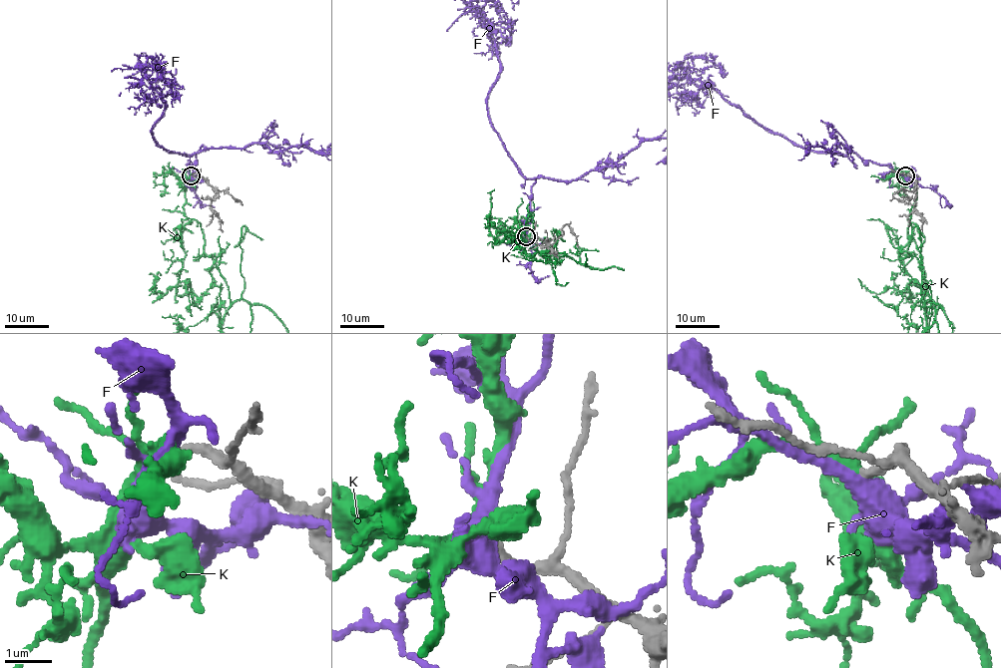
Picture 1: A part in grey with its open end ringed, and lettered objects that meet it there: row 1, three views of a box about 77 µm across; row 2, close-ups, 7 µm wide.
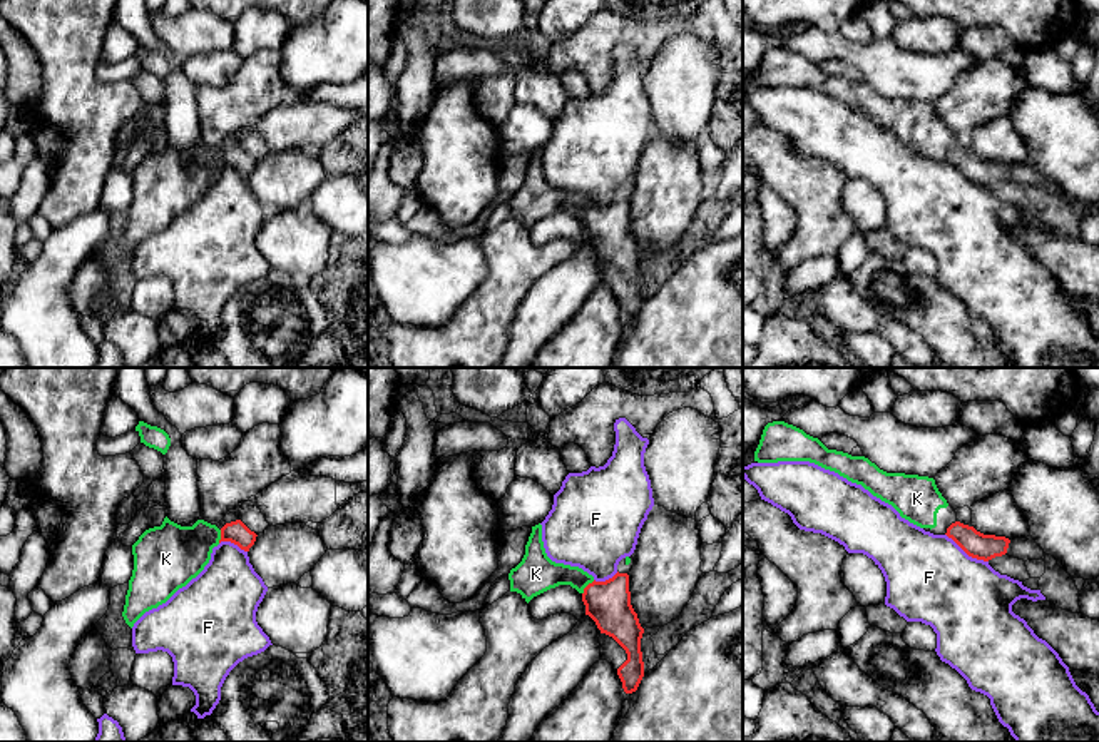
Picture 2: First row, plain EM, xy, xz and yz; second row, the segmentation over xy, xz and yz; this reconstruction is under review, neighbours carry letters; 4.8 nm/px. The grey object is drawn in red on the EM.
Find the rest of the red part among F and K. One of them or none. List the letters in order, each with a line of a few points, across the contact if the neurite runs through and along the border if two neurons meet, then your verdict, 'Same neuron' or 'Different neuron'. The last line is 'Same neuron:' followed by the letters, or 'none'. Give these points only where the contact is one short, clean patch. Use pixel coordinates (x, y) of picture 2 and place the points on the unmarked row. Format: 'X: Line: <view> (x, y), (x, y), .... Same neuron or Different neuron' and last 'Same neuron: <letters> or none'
F: Line: yz (945, 159), (969, 181), (987, 188). Different neuron
K: Line: xz (608, 229), (586, 213), (572, 201), (536, 199). Same neuron
Same neuron: K

